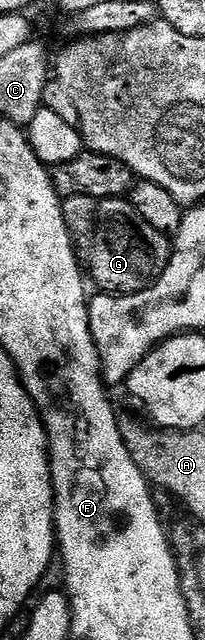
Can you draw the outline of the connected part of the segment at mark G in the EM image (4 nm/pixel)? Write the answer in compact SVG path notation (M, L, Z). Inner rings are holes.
M104 198L98 204L98 229L94 234L88 274L99 291L108 294L135 294L146 290L168 268L172 242L156 232L126 198Z

